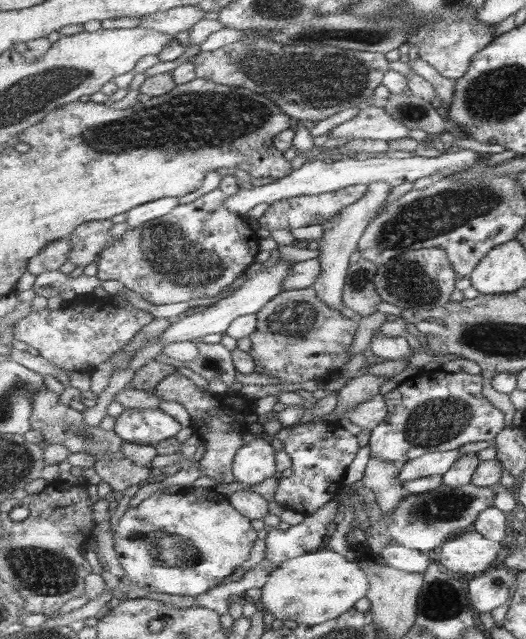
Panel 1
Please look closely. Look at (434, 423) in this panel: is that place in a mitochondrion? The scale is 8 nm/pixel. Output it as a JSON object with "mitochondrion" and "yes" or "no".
{"mitochondrion":"yes"}

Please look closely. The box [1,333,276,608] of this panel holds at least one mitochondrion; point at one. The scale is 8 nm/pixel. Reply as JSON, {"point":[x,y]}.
{"point":[43,572]}

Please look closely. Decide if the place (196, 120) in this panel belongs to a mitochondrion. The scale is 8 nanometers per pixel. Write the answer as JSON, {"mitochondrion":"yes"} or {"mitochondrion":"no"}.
{"mitochondrion":"yes"}

